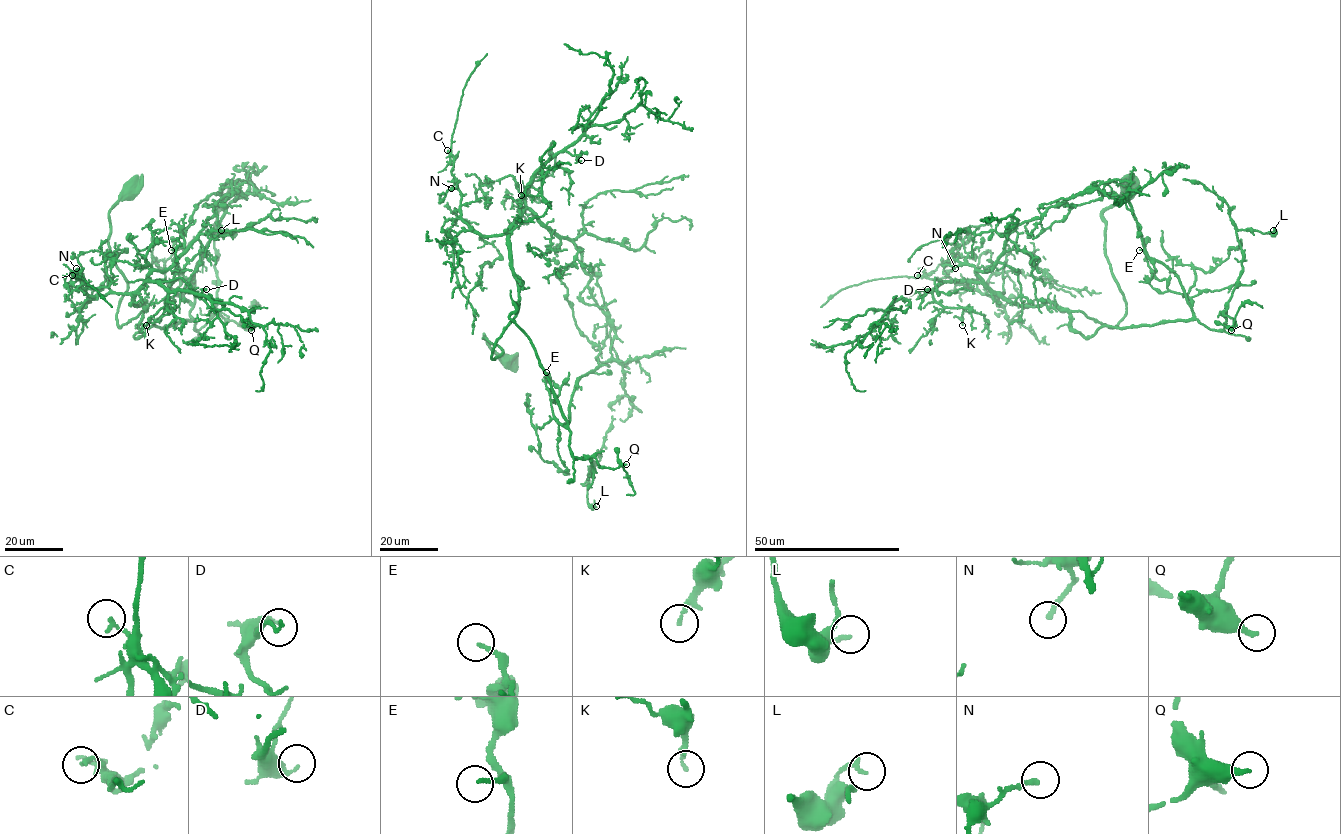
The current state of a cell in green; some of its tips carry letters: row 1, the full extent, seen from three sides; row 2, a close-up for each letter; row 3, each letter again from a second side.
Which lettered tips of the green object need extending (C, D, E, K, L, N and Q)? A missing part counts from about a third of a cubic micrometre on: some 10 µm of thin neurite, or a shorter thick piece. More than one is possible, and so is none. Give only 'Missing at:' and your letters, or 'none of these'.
Missing at: none of these

